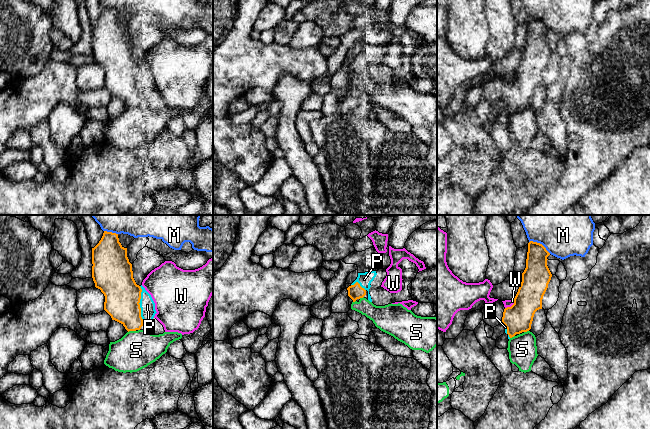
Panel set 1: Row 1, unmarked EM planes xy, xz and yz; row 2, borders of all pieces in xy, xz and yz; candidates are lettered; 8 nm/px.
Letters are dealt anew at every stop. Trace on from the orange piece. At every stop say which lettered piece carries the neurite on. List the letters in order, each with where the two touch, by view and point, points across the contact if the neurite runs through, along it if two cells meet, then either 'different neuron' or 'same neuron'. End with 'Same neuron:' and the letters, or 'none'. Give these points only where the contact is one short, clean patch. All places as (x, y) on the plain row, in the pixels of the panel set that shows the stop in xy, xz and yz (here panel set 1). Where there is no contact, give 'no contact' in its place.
M: yz (539, 19) | different neuron
P: xy (139, 81) | same neuron
S: xy (131, 106) | different neuron
W: yz (512, 81) | different neuron
Same neuron: P

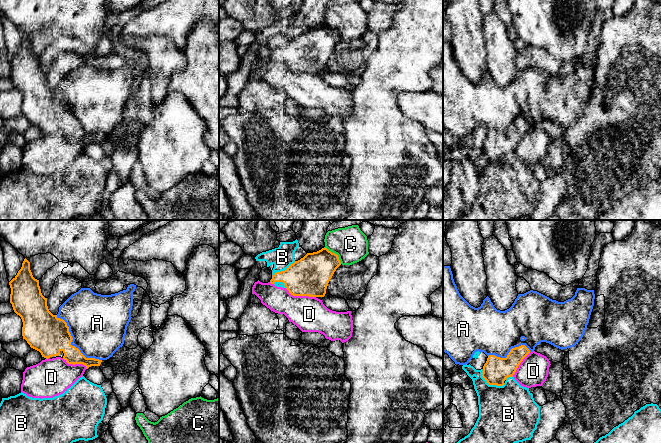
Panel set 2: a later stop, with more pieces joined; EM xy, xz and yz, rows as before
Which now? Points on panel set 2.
A: xy (70, 120) | different neuron
B: yz (489, 160) | different neuron
C: xz (334, 29) | different neuron
D: xz (300, 71) | different neuron
Same neuron: none

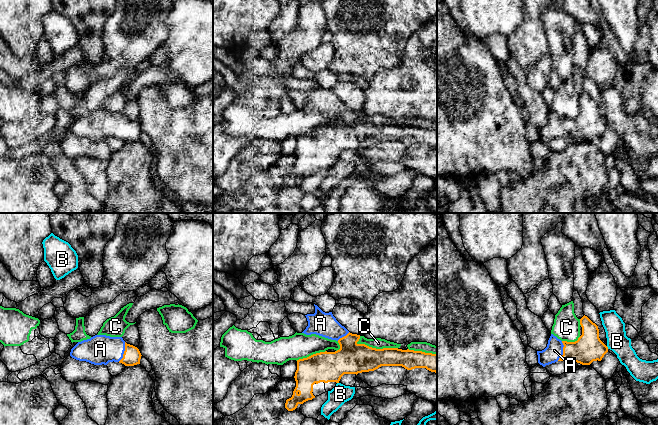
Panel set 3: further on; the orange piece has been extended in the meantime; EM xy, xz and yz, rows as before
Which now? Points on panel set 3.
A: xy (124, 128) | same neuron
B: yz (607, 123) | different neuron
C: xz (377, 125) | different neuron
Same neuron: A

